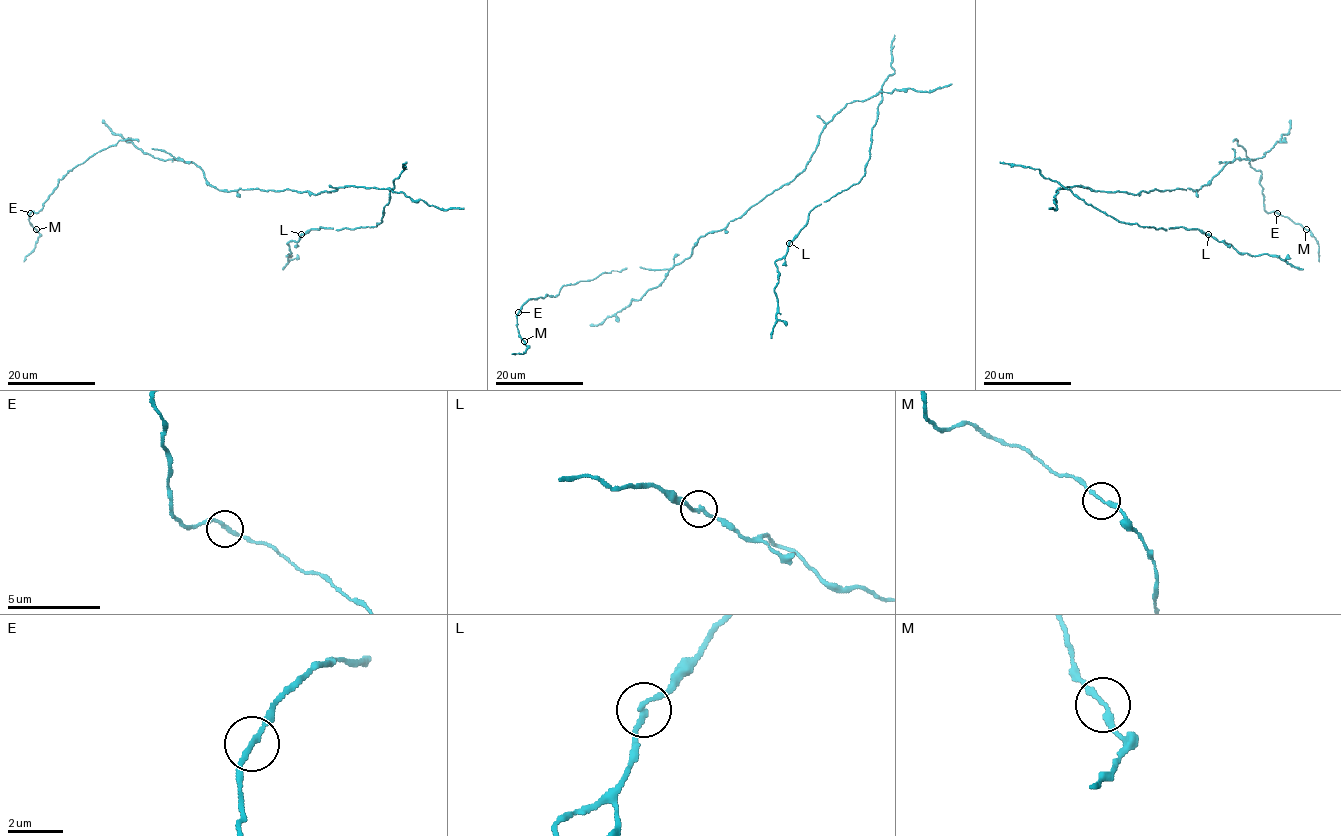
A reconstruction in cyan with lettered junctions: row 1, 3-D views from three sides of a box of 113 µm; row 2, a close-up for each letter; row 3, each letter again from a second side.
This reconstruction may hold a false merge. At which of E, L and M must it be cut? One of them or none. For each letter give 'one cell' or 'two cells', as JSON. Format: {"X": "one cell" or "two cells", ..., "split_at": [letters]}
{"E": "one cell", "L": "one cell", "M": "one cell", "split_at": []}

